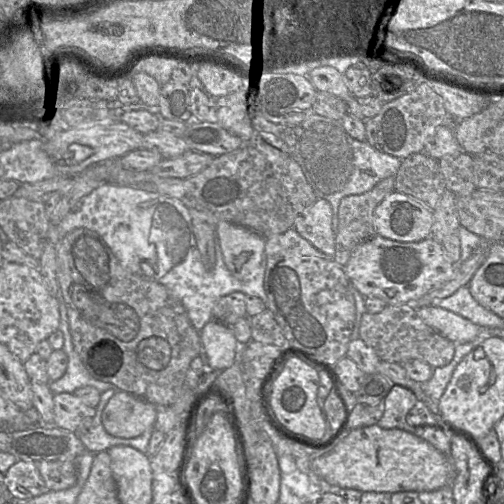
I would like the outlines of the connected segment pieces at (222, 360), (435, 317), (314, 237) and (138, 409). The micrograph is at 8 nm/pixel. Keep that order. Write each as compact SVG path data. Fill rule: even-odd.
M211 320L200 330L203 352L213 370L224 370L235 361L240 343L231 326Z
M428 305L428 306L420 307L417 309L417 314L423 319L423 321L426 324L431 326L435 330L437 330L439 333L447 337L449 340L453 341L455 344L471 342L474 339L476 339L476 337L480 334L483 328L490 328L490 327L480 327L479 325L471 322L470 320L462 317L459 314L456 314L450 310L444 309L442 307L435 306L435 305Z
M317 199L297 218L293 229L324 254L335 254L335 231L332 228L333 210L325 199Z
M116 390L102 411L101 422L112 436L135 438L153 429L158 407L143 398Z

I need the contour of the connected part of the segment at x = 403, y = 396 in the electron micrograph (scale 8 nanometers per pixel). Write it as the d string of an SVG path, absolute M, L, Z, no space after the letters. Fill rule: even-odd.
M395 384L383 400L385 410L377 425L385 429L402 429L414 434L414 426L407 422L406 417L417 402L418 398L414 392Z

